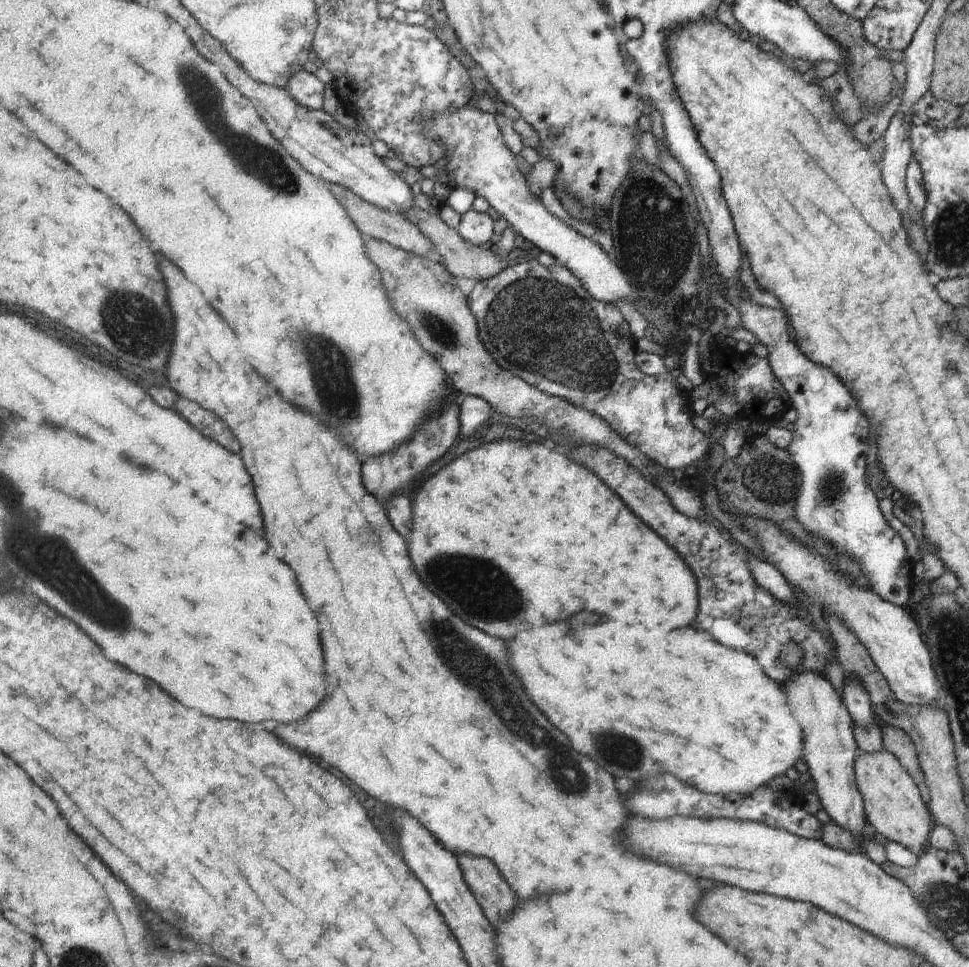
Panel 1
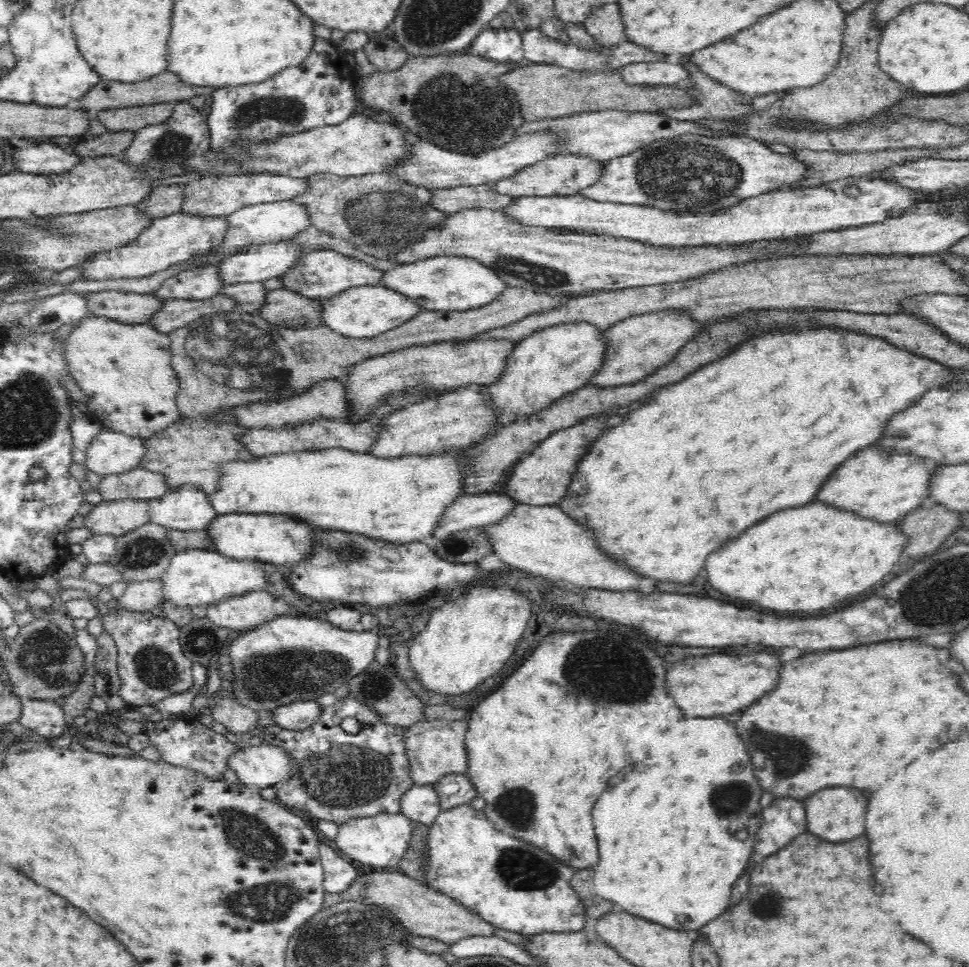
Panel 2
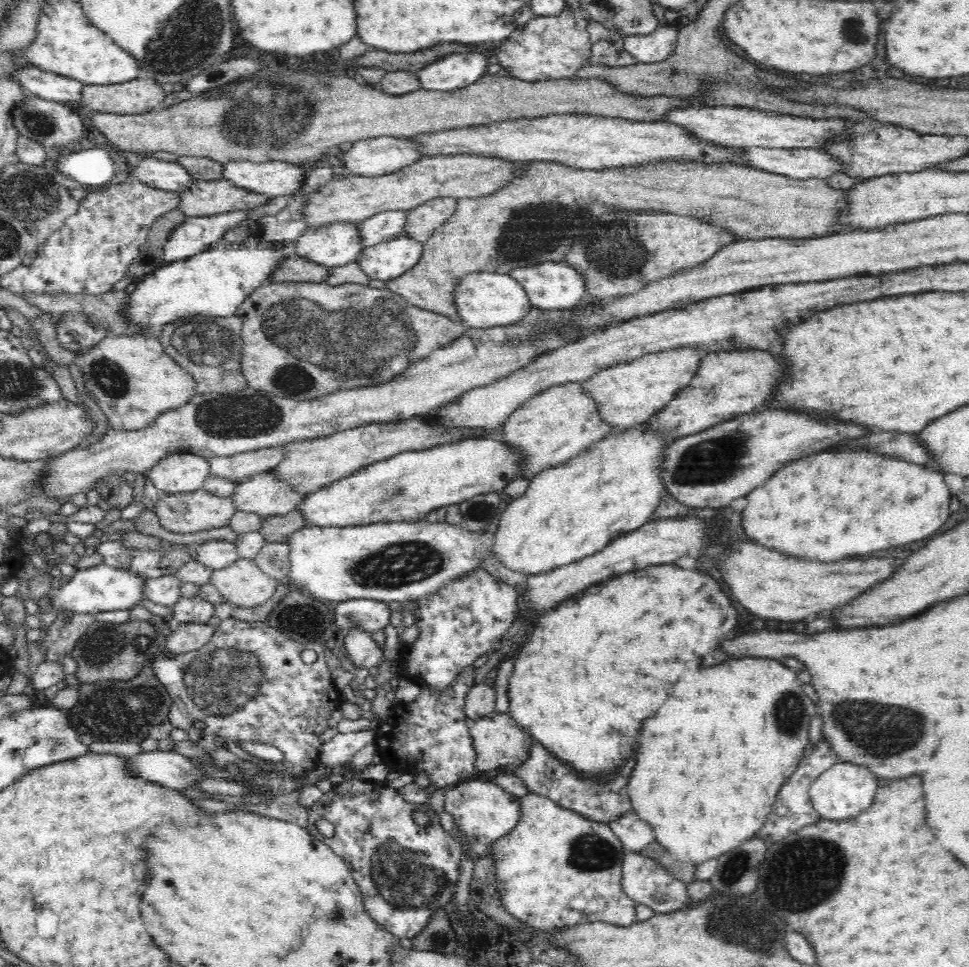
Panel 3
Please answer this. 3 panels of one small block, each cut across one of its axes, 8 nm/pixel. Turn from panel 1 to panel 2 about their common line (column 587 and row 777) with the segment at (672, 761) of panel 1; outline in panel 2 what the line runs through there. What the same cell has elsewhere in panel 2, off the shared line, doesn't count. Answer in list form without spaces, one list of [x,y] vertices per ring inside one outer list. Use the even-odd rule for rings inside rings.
[[[684,718],[672,724],[662,734],[660,744],[656,742],[650,746],[648,752],[648,742],[644,742],[644,750],[632,750],[630,760],[634,768],[626,774],[626,778],[616,786],[606,790],[600,800],[594,806],[594,826],[598,834],[598,844],[600,844],[600,862],[596,870],[596,880],[594,880],[594,892],[600,894],[600,898],[606,898],[618,906],[618,910],[626,910],[628,914],[638,918],[646,918],[648,922],[654,922],[658,926],[666,926],[670,930],[698,930],[700,926],[708,924],[710,920],[718,918],[724,914],[730,898],[730,890],[734,888],[734,882],[742,876],[744,868],[748,866],[748,858],[756,840],[756,828],[762,820],[762,806],[760,806],[760,782],[754,786],[754,770],[752,762],[748,762],[748,750],[744,750],[744,742],[736,738],[736,730],[732,730],[732,722],[726,718]]]

